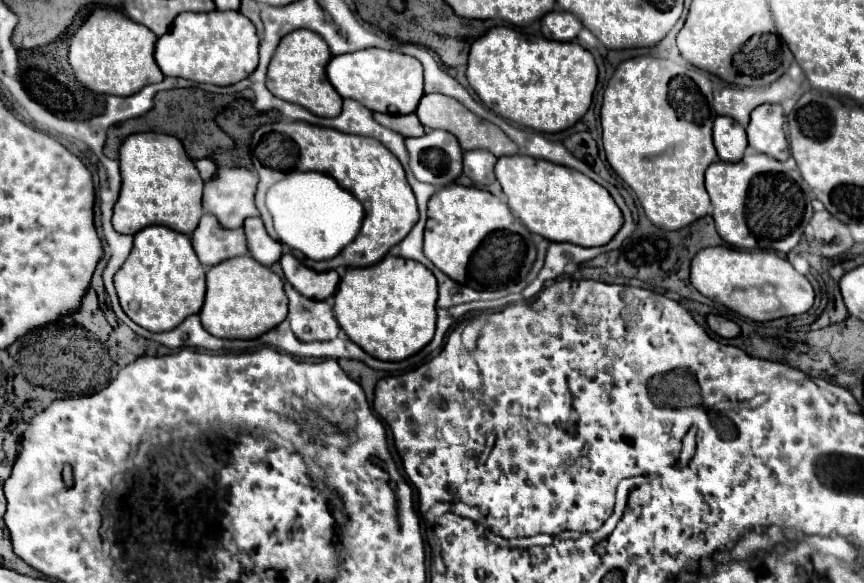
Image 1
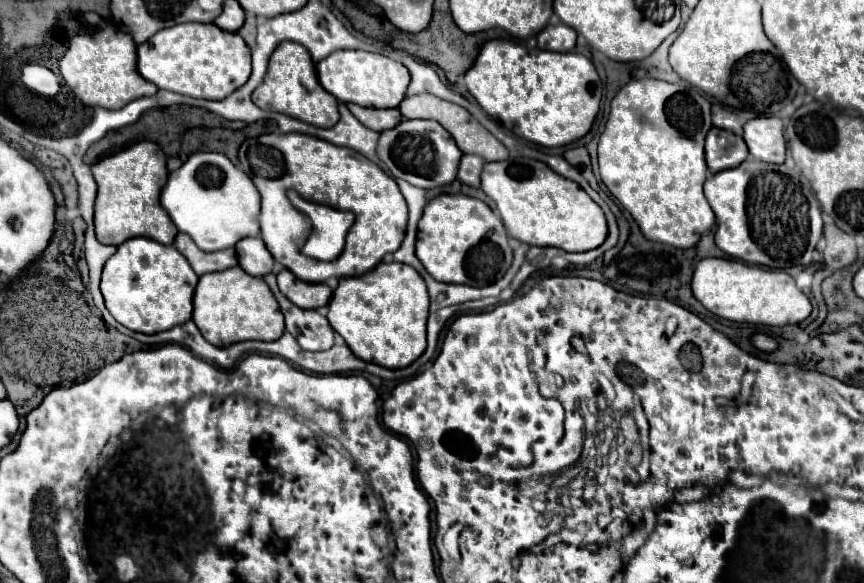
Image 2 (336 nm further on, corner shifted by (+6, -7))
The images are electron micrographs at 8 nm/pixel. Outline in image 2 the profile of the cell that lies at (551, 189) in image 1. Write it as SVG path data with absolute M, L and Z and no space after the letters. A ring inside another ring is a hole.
M536 159L486 163L482 171L482 189L496 203L496 209L504 221L508 235L522 243L536 245L536 247L558 247L564 251L590 251L600 247L608 235L606 217L600 205L594 203L578 183L564 179L562 175L554 173L552 169L548 169L544 163Z

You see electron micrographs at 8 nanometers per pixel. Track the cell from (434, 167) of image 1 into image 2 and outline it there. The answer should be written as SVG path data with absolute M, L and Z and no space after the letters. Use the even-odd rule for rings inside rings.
M402 121L398 127L382 131L378 141L378 155L390 169L392 177L404 179L420 189L434 189L448 185L456 179L462 151L454 143L452 135L436 121Z

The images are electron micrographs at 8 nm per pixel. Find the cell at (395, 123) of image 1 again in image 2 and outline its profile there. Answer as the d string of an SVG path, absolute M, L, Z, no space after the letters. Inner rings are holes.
M350 103L348 109L362 125L366 125L378 133L388 131L390 127L396 127L402 121L402 115L398 109L366 109L366 107L360 107L354 103Z

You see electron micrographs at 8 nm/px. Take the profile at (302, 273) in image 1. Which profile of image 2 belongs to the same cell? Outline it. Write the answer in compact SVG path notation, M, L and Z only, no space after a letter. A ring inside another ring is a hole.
M282 269L278 273L278 287L280 291L298 307L302 309L318 309L330 301L330 287L326 283L306 283L294 277L294 273Z

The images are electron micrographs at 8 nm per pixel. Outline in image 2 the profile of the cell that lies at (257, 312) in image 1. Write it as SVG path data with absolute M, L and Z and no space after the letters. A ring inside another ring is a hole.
M230 267L218 273L206 273L200 277L194 291L192 321L202 335L216 347L228 347L238 341L258 339L276 341L284 333L284 319L270 287L260 277L252 277L242 267Z

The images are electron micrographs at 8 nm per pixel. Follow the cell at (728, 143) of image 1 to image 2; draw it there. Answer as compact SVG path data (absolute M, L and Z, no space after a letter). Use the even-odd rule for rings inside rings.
M712 127L706 135L706 163L712 173L726 171L730 167L738 167L738 163L746 161L748 147L742 137L732 131Z

